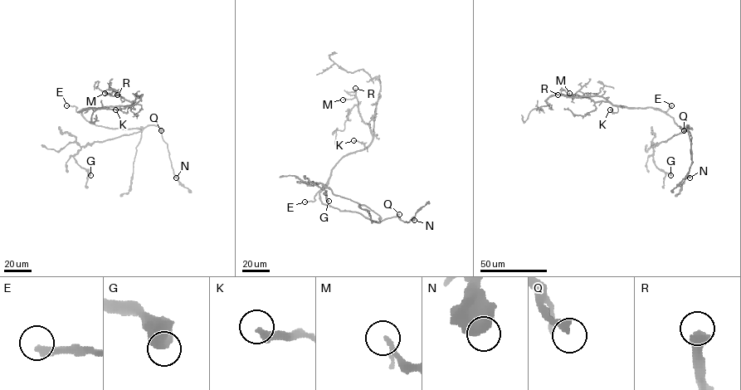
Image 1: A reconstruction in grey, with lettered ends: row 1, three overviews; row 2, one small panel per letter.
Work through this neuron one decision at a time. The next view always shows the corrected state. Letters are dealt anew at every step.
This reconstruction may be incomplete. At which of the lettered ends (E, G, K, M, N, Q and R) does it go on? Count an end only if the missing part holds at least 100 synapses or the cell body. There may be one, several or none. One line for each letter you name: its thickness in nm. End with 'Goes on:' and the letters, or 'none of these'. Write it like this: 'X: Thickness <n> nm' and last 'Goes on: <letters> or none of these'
E: Thickness 340 nm
Q: Thickness 340 nm
R: Thickness 460 nm
Goes on: E, Q, R

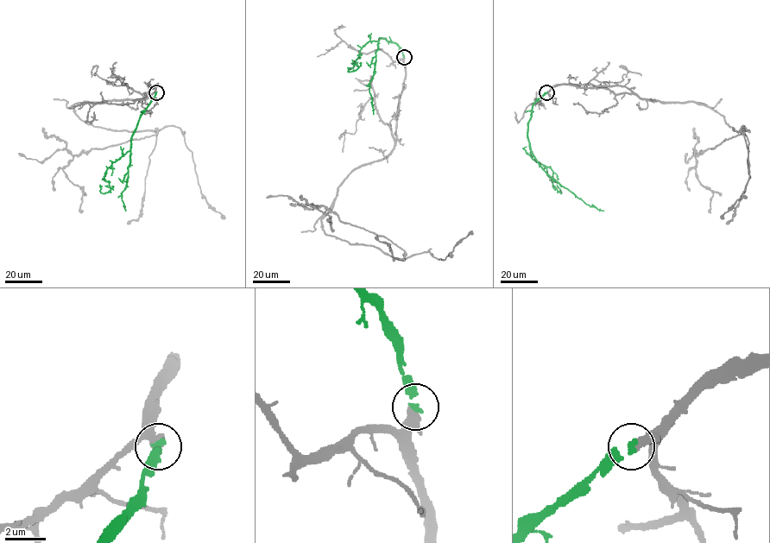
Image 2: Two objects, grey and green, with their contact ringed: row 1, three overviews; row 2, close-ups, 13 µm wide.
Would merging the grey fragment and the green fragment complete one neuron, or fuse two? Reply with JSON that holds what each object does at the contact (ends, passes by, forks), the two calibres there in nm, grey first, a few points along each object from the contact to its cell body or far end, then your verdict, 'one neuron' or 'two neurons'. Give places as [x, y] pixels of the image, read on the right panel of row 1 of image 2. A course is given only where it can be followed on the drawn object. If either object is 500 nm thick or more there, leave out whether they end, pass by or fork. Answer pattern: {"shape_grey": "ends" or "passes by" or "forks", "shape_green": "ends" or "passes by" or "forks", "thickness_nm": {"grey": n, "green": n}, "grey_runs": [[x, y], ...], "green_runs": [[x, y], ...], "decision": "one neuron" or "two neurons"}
{"shape_grey": "passes by", "shape_green": "ends", "thickness_nm": {"grey": 340, "green": 280}, "grey_runs": [[546, 92], [625, 86], [640, 97], [703, 104], [749, 130], [695, 156], [710, 212]], "green_runs": [[546, 92], [533, 105], [528, 122], [527, 136], [533, 156], [550, 176], [587, 205], [603, 211]], "decision": "one neuron"}

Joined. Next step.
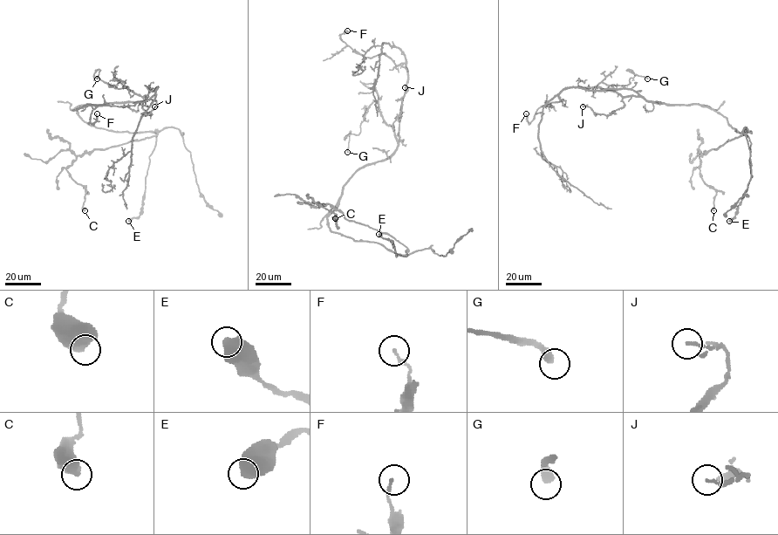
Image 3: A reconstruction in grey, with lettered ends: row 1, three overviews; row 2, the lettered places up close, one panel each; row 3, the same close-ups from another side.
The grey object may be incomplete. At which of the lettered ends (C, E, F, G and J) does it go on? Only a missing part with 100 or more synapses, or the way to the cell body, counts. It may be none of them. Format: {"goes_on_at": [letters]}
{"goes_on_at": []}

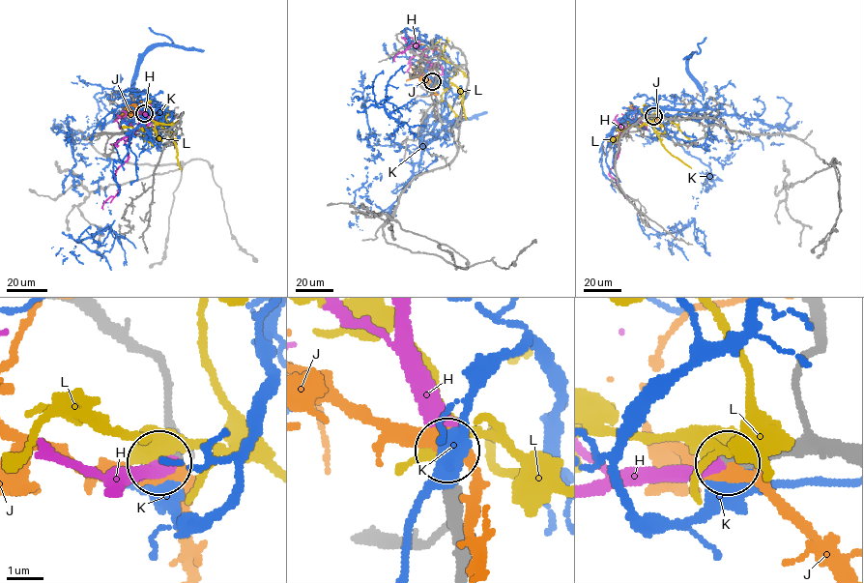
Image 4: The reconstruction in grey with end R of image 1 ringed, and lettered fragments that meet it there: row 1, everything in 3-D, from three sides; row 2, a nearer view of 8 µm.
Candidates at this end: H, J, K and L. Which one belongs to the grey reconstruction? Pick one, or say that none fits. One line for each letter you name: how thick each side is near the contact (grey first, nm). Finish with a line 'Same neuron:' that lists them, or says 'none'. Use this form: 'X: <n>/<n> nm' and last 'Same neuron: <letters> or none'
H: 500/550 nm
Same neuron: H

